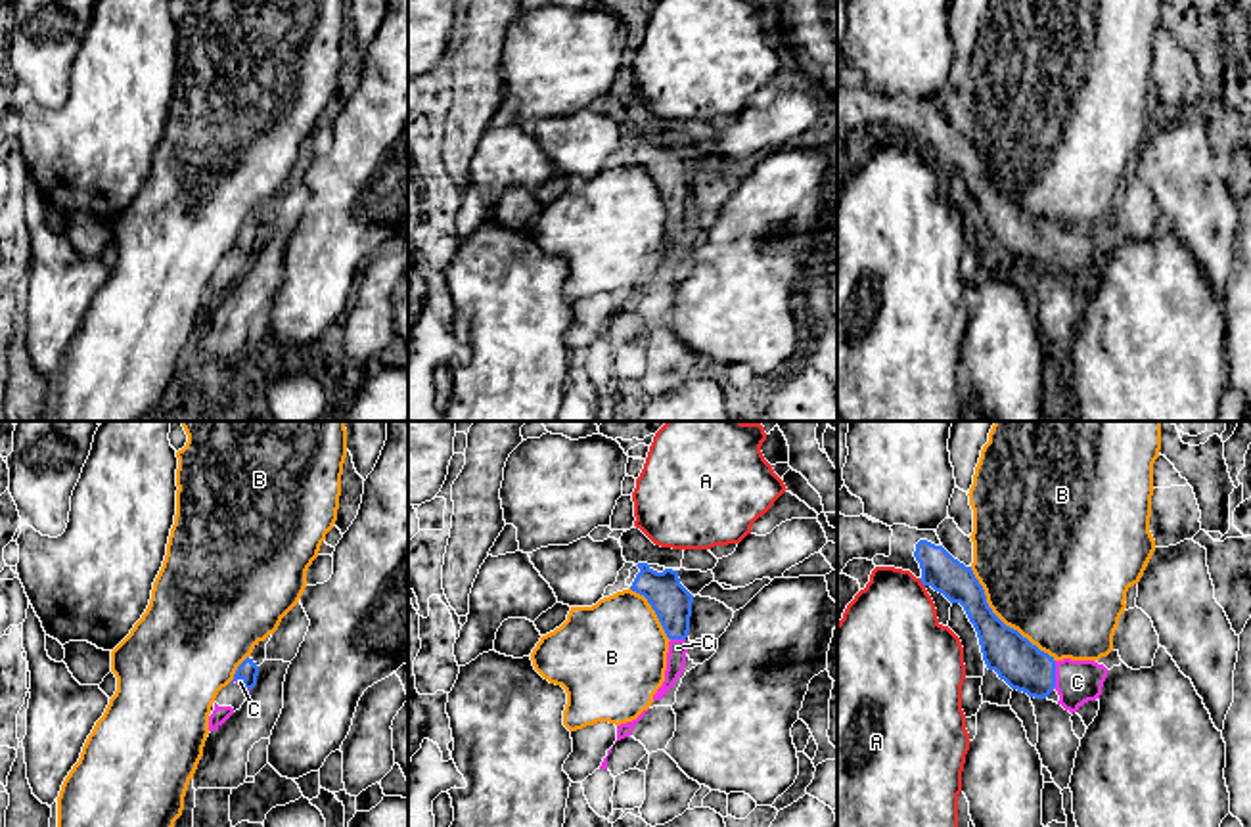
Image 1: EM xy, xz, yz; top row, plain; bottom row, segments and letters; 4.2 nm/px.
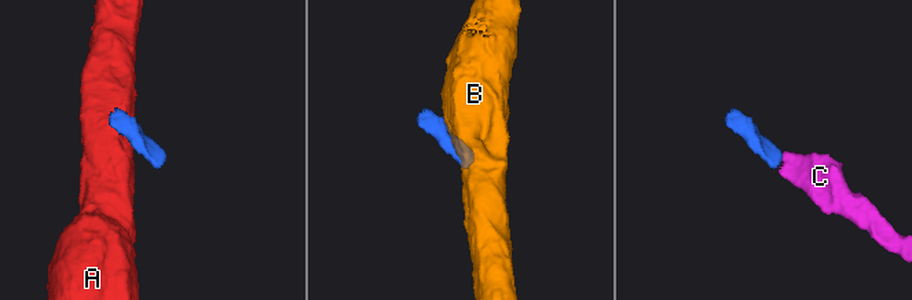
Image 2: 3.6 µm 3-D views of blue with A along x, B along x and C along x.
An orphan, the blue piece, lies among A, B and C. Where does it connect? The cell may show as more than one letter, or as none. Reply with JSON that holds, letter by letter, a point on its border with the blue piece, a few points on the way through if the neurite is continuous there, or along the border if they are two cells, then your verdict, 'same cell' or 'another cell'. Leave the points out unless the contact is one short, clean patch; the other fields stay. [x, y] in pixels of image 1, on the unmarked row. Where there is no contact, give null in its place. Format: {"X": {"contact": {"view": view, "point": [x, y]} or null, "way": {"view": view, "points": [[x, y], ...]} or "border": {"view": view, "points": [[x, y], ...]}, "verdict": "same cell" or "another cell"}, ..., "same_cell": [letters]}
{"A": {"contact": {"view": "yz", "point": [922, 154]}, "border": {"view": "yz", "points": [[918, 150], [924, 157]]}, "verdict": "another cell"}, "B": {"contact": {"view": "yz", "point": [1000, 192]}, "verdict": "another cell"}, "C": {"contact": {"view": "yz", "point": [1054, 245]}, "way": {"view": "yz", "points": [[1023, 238], [1037, 245], [1054, 245], [1077, 253]]}, "verdict": "same cell"}, "same_cell": ["C"]}

